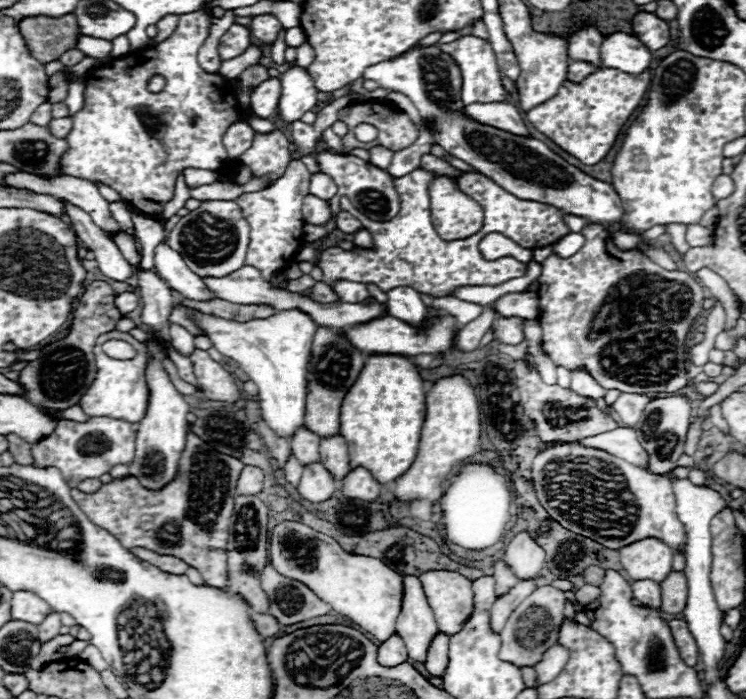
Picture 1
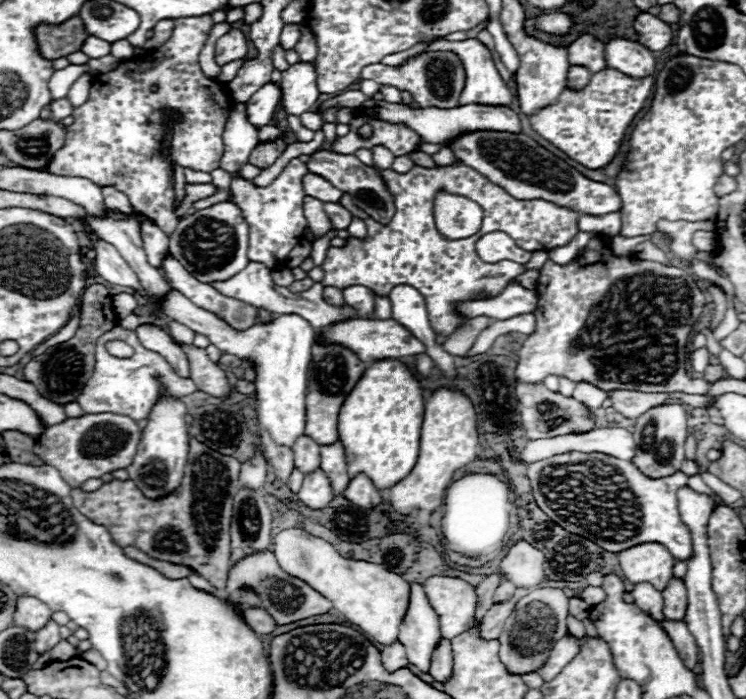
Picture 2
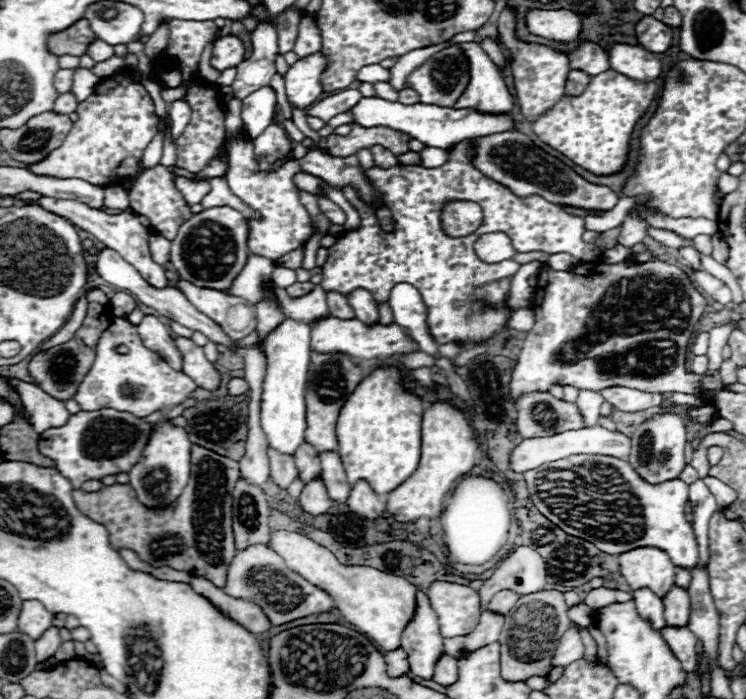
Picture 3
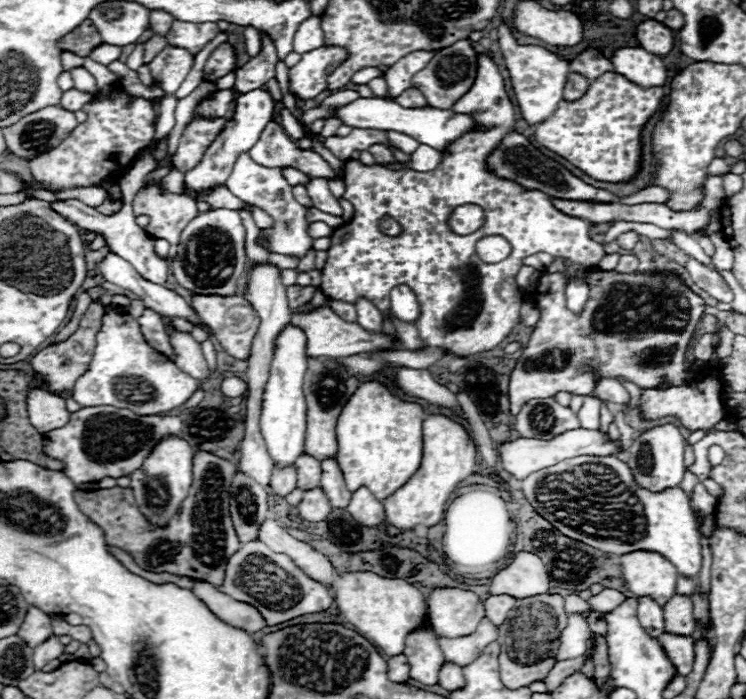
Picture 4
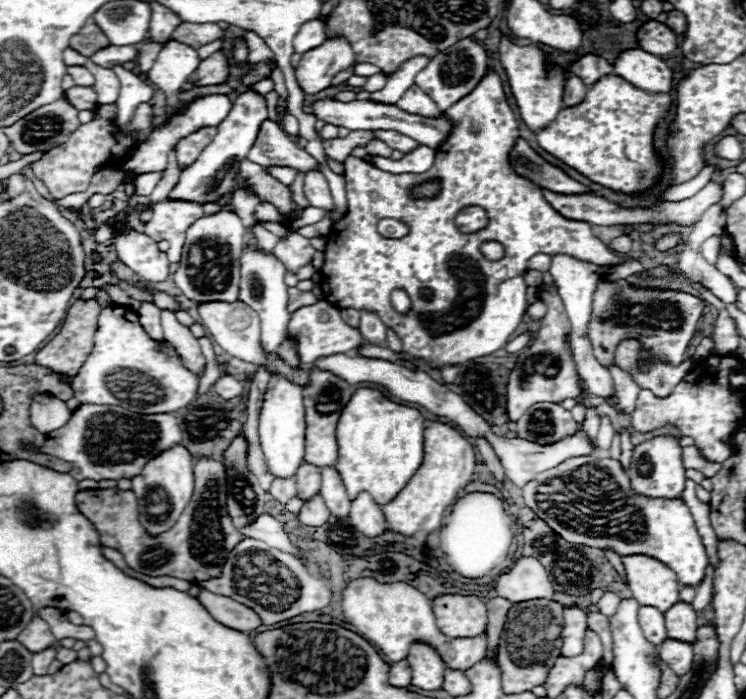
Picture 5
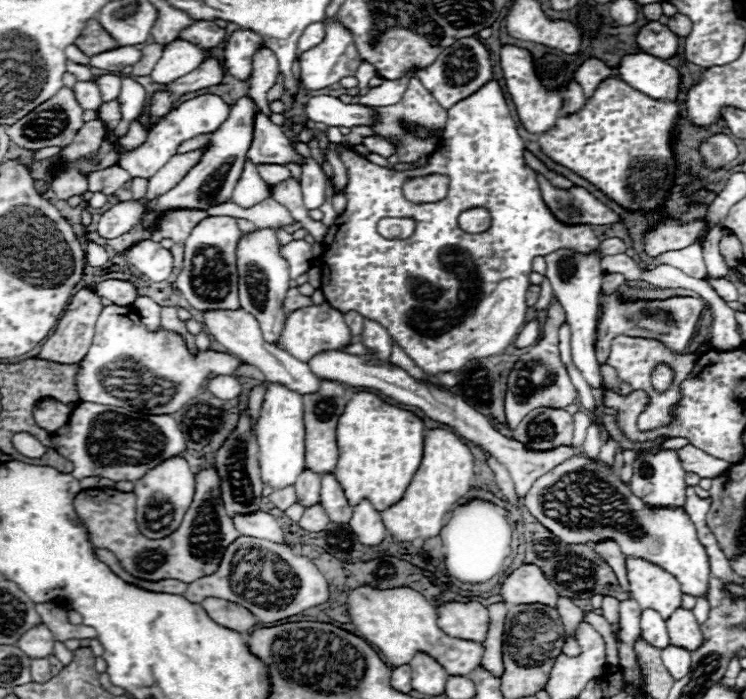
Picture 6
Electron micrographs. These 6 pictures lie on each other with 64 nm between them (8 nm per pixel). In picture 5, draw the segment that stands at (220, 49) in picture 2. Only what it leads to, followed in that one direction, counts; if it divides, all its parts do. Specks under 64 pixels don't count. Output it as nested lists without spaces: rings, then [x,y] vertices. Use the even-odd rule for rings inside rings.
[[[218,50],[206,60],[200,62],[200,66],[186,78],[186,82],[192,82],[196,88],[198,86],[212,86],[212,84],[222,84],[228,78],[228,58]]]

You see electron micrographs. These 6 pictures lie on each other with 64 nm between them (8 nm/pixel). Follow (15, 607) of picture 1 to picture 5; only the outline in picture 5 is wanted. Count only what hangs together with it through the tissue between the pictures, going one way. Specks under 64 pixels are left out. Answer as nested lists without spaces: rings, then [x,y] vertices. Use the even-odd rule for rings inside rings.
[[[36,614],[34,616],[34,622],[30,622],[30,626],[26,626],[26,630],[18,636],[18,642],[32,654],[36,652],[42,652],[46,648],[50,648],[56,638],[52,636],[50,632],[50,626]]]

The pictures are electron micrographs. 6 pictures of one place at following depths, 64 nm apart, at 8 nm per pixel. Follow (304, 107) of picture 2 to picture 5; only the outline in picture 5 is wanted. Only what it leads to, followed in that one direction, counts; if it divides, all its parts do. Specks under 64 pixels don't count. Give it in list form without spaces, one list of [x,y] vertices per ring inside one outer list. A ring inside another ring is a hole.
[[[344,36],[328,38],[324,44],[302,54],[300,64],[296,66],[296,78],[306,94],[316,94],[332,86],[332,78],[354,66],[354,62],[356,54]]]

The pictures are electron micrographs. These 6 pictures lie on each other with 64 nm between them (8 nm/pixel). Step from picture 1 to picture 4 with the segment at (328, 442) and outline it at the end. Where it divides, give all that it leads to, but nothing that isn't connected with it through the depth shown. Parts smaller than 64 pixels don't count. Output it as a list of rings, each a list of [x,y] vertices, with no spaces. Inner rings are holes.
[[[332,458],[330,462],[322,462],[322,482],[320,482],[322,492],[326,494],[328,502],[332,508],[346,510],[350,502],[350,492],[344,486],[344,476],[338,466],[338,462]]]

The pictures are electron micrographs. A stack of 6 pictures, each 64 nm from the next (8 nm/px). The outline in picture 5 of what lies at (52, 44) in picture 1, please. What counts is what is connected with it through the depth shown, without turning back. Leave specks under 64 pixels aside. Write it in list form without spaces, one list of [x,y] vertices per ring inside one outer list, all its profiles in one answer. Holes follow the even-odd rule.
[[[90,18],[90,22],[86,22],[86,26],[74,38],[70,38],[70,48],[78,50],[84,56],[92,56],[94,52],[98,52],[106,46],[110,46],[110,42],[92,18]]]

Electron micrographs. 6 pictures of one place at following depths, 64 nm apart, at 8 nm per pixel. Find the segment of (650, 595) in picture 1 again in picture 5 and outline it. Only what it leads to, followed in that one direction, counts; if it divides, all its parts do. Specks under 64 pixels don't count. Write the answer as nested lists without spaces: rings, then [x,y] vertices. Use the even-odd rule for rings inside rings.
[[[642,606],[638,612],[638,618],[648,642],[658,646],[668,638],[666,626],[664,626],[664,614],[660,610],[654,610],[654,606]]]

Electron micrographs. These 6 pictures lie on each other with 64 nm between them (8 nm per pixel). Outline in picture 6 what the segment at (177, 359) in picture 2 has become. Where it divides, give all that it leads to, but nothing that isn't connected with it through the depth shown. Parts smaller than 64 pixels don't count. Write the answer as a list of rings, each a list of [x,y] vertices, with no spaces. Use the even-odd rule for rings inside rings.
[[[138,296],[132,302],[132,308],[140,314],[142,322],[146,326],[150,326],[150,330],[156,330],[160,326],[160,304],[156,304],[152,298],[148,296]]]

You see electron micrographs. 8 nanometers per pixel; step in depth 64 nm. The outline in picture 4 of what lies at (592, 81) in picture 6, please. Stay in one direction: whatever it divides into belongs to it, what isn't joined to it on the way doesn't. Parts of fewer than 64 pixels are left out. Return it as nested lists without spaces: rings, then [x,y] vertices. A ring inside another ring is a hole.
[[[590,48],[590,50],[584,50],[582,54],[578,54],[570,62],[570,72],[582,74],[588,80],[596,80],[598,76],[602,76],[606,72],[614,72],[614,68],[608,58],[604,58],[598,50]]]

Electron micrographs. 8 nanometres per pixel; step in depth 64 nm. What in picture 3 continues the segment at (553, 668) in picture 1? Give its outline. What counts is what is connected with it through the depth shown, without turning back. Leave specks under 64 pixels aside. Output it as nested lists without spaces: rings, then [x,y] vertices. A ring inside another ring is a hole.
[[[572,624],[564,632],[564,636],[558,640],[558,648],[552,658],[552,666],[566,666],[566,664],[582,658],[582,654],[584,654],[584,644],[580,640],[578,628]]]

